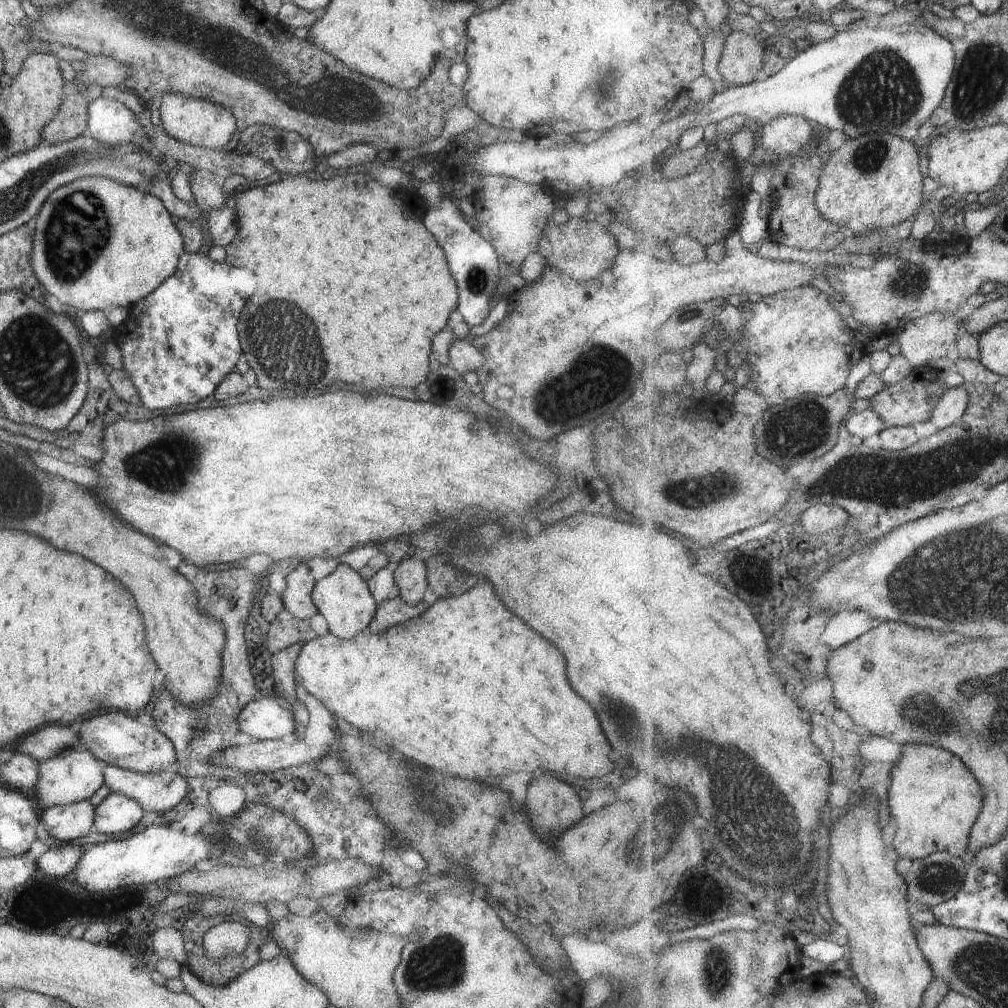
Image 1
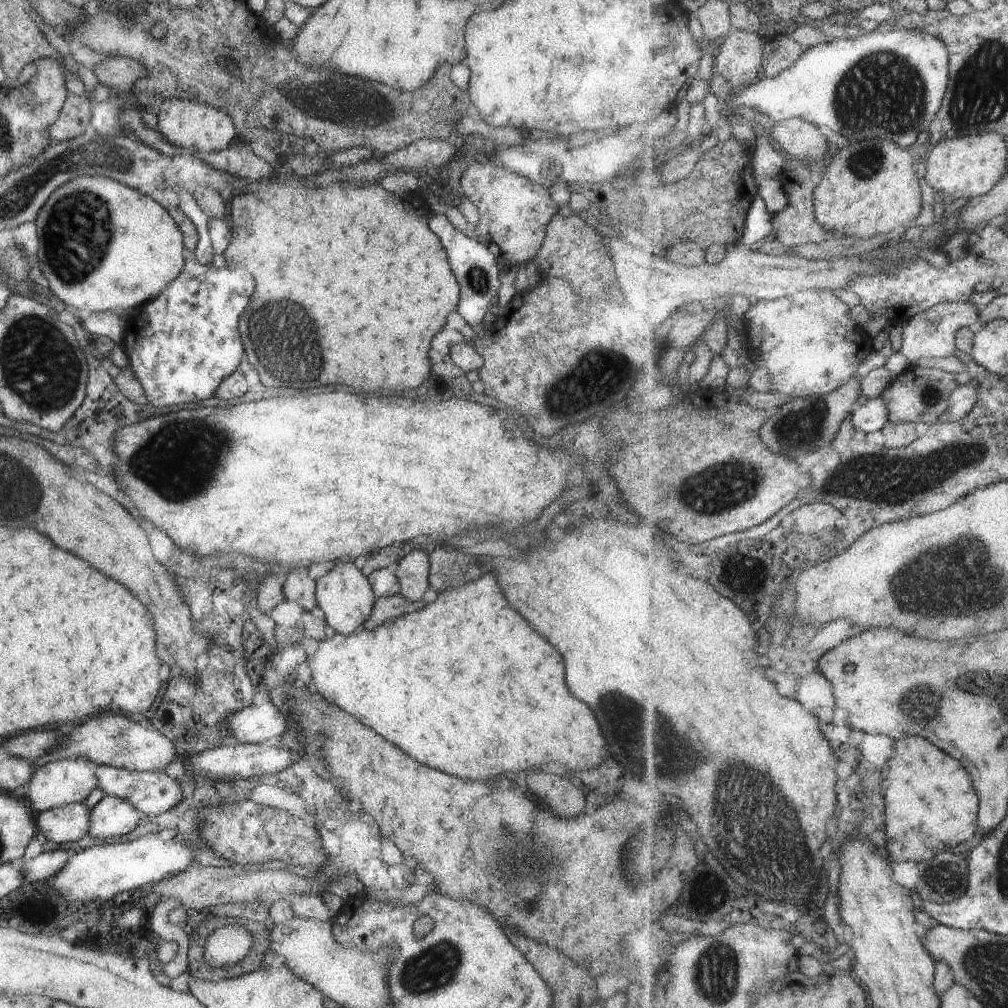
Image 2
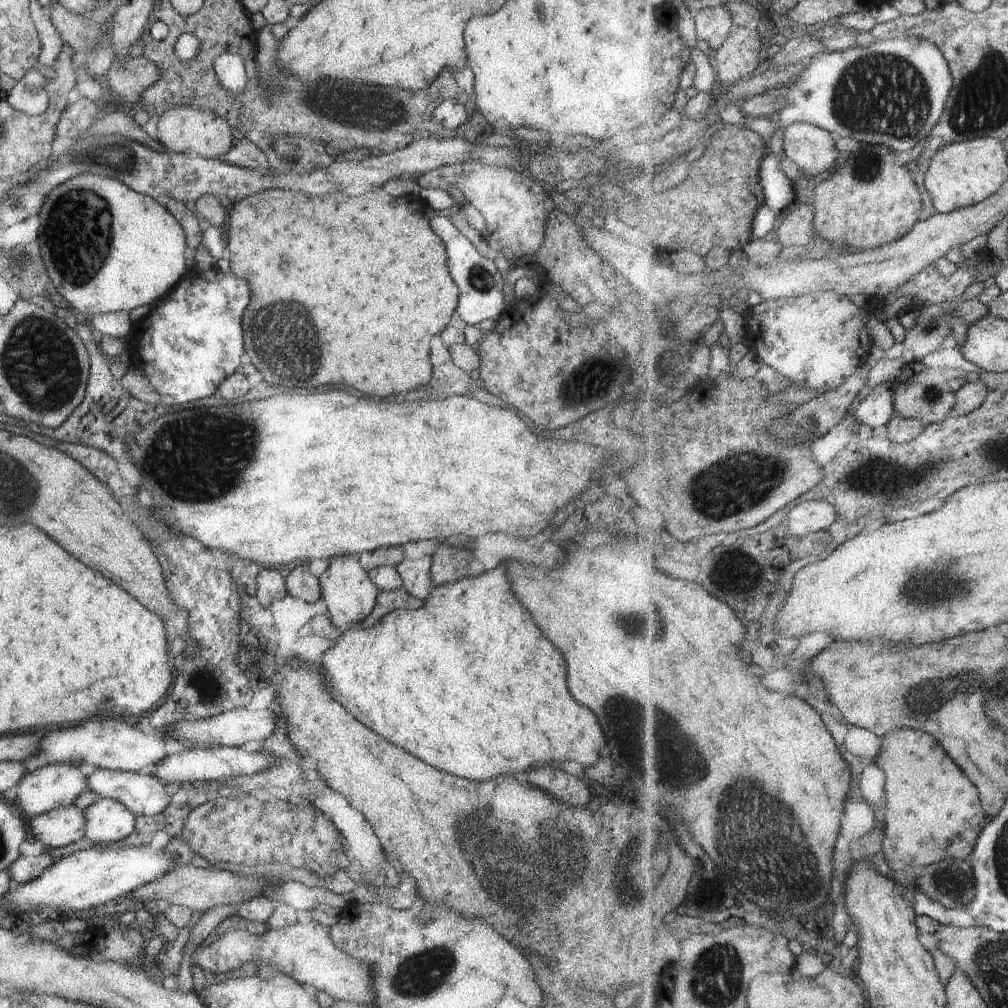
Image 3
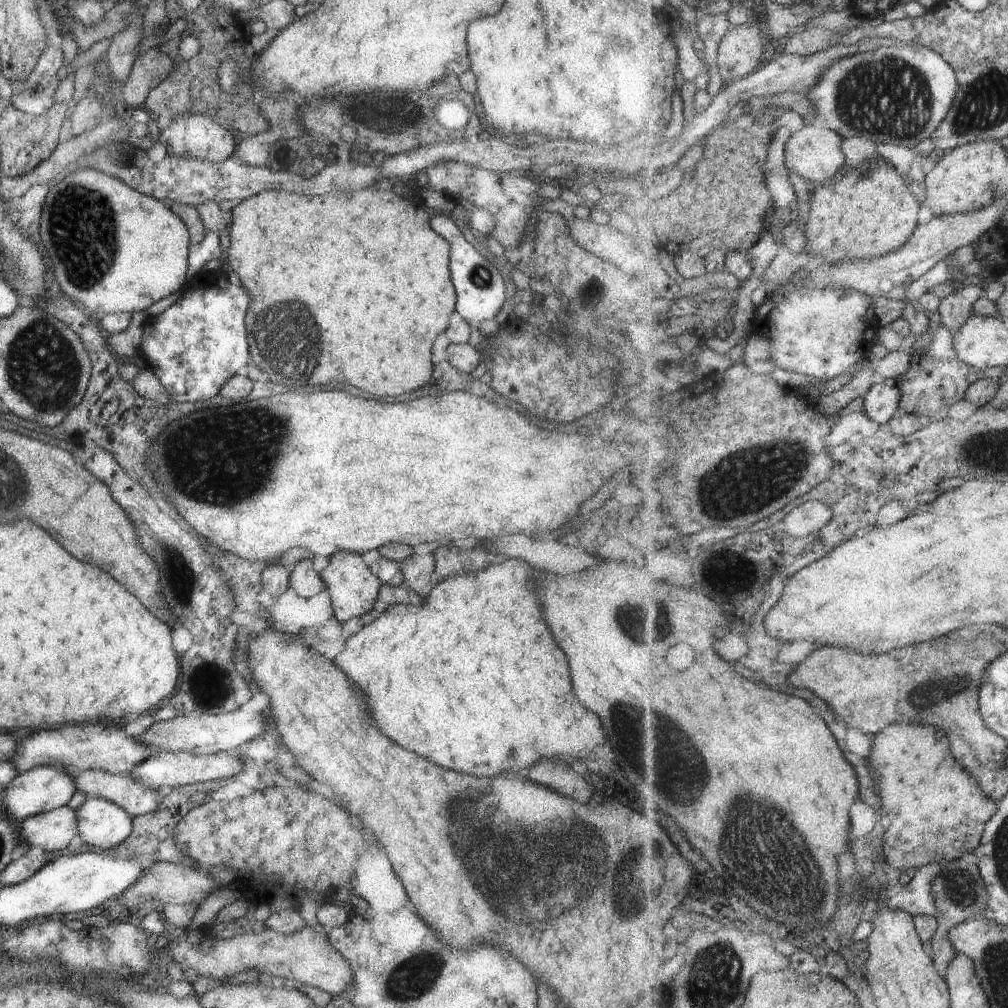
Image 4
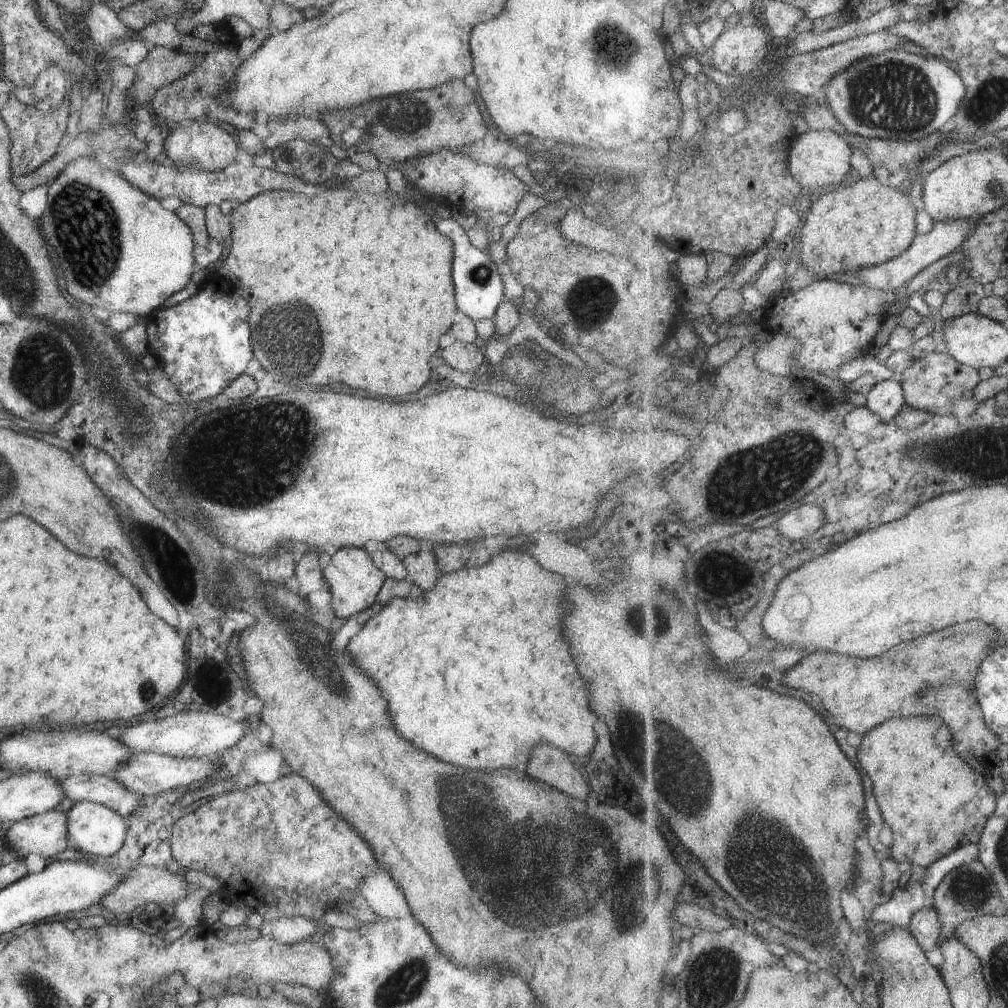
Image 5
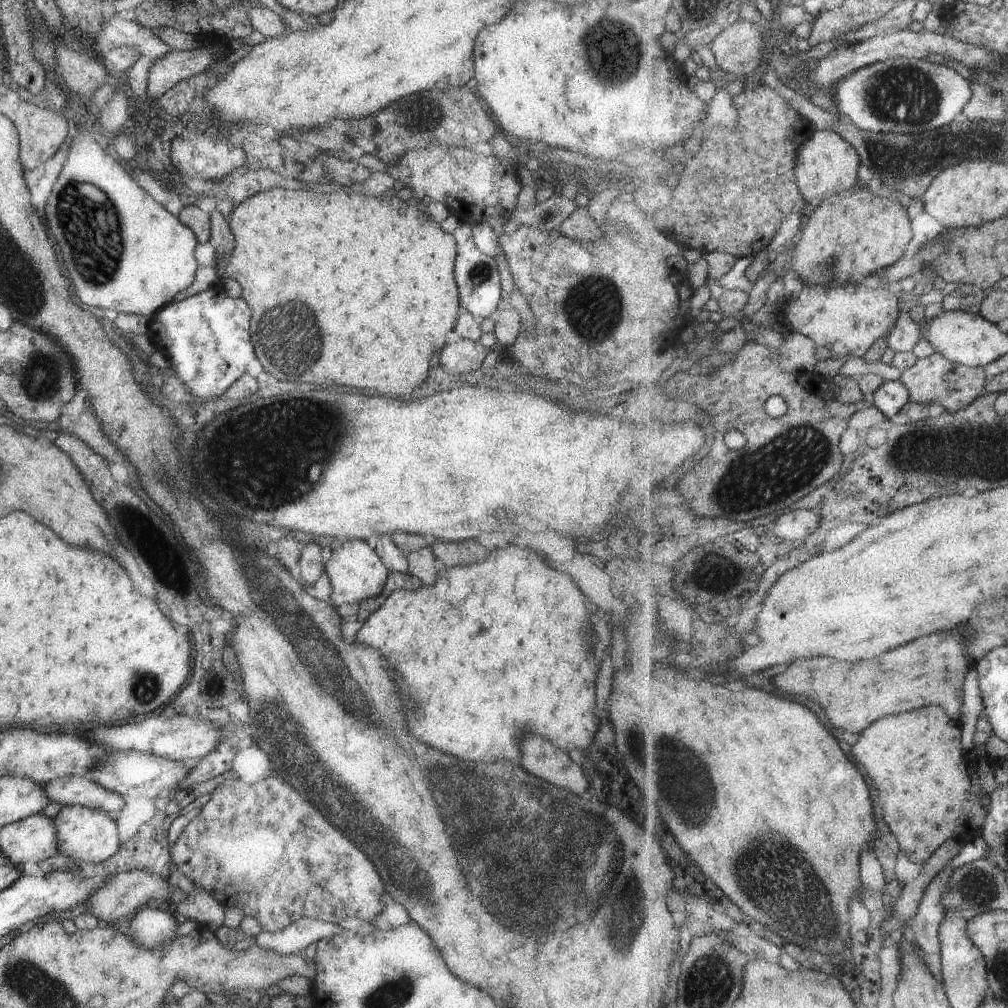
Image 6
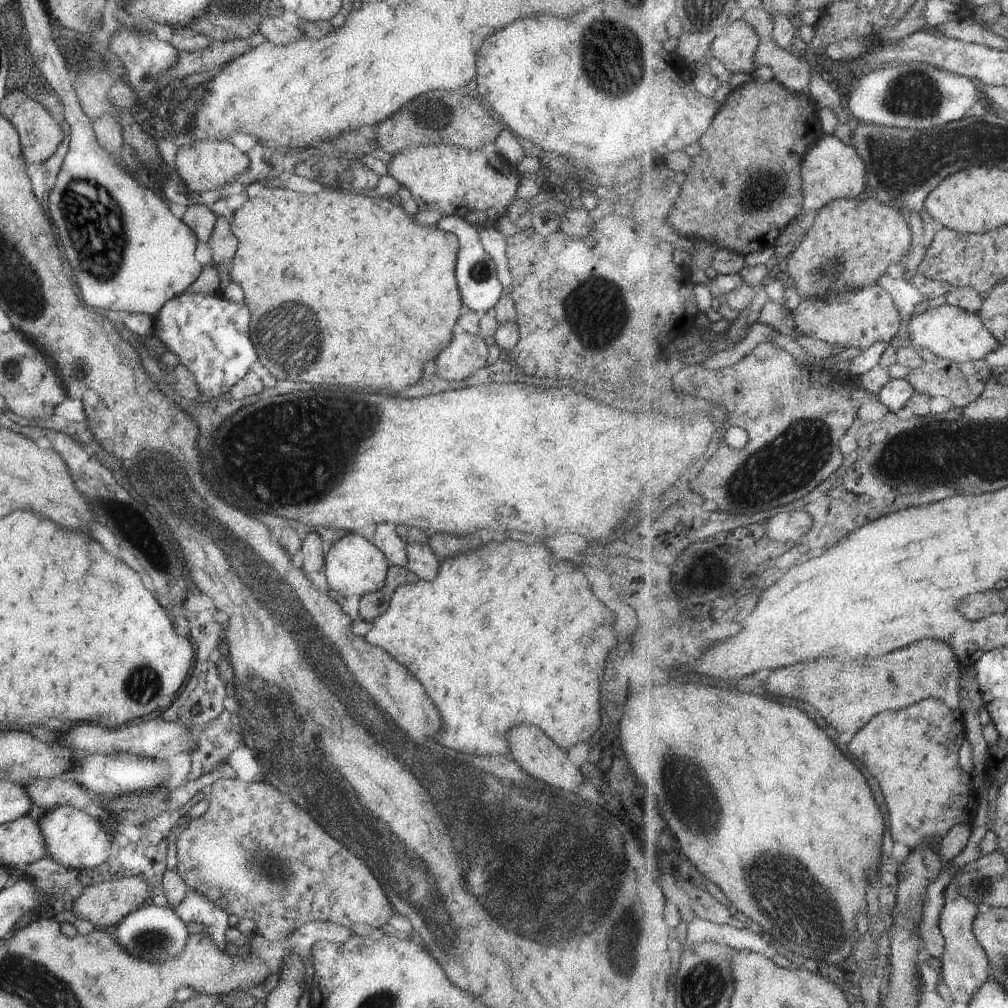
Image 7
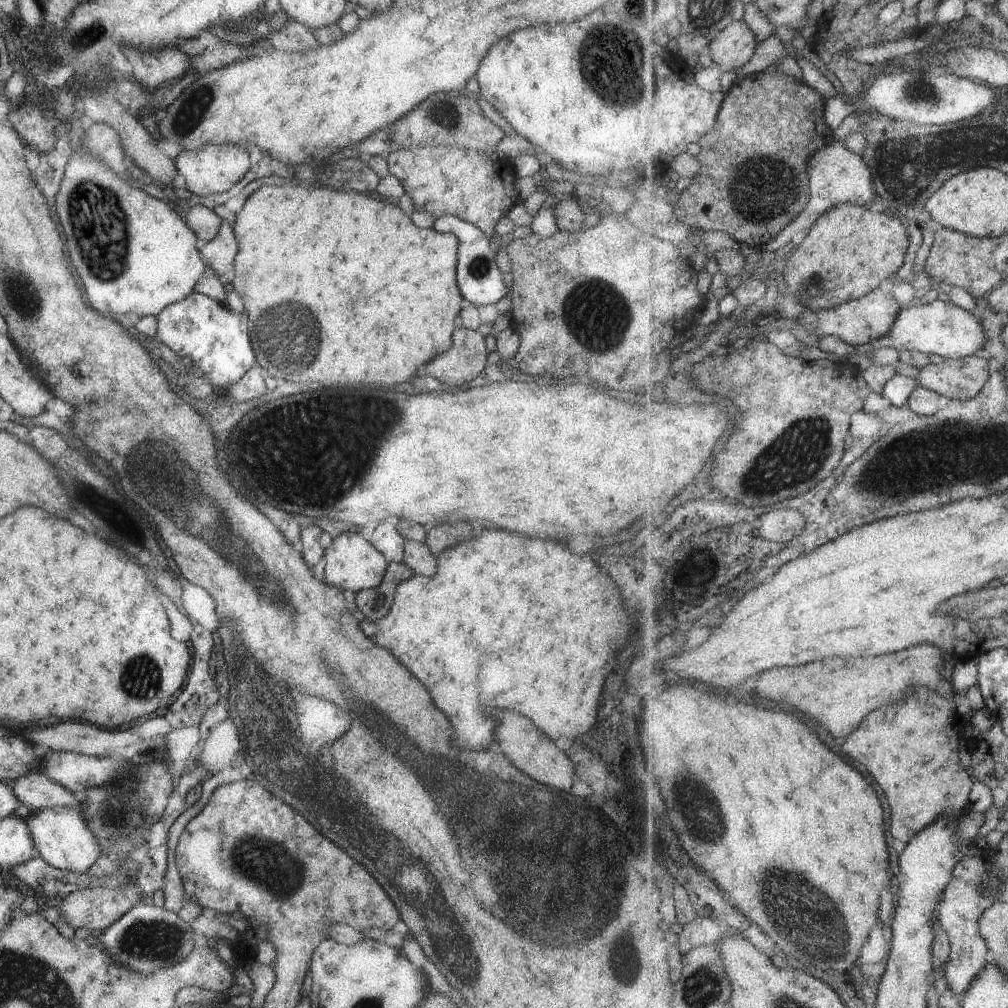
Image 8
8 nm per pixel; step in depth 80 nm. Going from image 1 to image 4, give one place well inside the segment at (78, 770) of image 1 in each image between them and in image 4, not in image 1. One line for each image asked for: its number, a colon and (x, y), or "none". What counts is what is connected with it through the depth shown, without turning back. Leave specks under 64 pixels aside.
2: (59, 782)
3: (52, 786)
4: (40, 789)

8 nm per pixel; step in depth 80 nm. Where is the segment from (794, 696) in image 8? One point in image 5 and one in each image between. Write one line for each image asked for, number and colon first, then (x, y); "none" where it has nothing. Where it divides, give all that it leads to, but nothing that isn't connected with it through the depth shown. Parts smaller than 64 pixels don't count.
5: (934, 675)
6: (932, 670)
7: (857, 690)

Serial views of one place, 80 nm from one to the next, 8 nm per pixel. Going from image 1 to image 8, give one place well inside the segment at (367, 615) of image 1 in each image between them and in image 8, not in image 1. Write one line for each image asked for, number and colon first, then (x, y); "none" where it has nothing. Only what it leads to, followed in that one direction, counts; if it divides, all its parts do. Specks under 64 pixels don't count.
2: (343, 593)
3: (349, 595)
4: (352, 587)
5: (353, 580)
6: (355, 572)
7: (353, 566)
8: (351, 563)

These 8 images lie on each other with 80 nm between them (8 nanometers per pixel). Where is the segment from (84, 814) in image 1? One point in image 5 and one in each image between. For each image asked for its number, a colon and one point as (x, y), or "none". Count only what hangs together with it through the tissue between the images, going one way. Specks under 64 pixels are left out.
2: (68, 823)
3: (57, 827)
4: (52, 830)
5: (45, 834)

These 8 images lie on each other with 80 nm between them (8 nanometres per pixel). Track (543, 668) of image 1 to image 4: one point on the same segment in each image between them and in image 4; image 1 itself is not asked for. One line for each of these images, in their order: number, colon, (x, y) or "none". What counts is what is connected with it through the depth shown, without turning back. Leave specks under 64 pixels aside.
2: (464, 684)
3: (475, 701)
4: (471, 679)

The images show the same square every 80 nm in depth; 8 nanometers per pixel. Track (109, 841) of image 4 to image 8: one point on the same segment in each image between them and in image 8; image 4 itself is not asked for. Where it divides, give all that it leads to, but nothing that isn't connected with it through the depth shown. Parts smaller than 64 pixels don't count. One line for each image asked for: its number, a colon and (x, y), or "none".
5: (96, 831)
6: (85, 835)
7: (72, 838)
8: (61, 838)

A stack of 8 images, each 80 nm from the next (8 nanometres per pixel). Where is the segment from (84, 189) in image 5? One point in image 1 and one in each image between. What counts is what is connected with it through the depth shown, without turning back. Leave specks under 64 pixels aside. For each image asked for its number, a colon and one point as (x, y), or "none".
1: (141, 247)
2: (103, 246)
3: (146, 260)
4: (139, 256)

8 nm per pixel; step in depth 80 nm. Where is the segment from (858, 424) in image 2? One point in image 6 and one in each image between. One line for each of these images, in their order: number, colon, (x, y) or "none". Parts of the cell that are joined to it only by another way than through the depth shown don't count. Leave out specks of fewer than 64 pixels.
3: (877, 409)
4: (882, 402)
5: (887, 399)
6: (893, 395)

